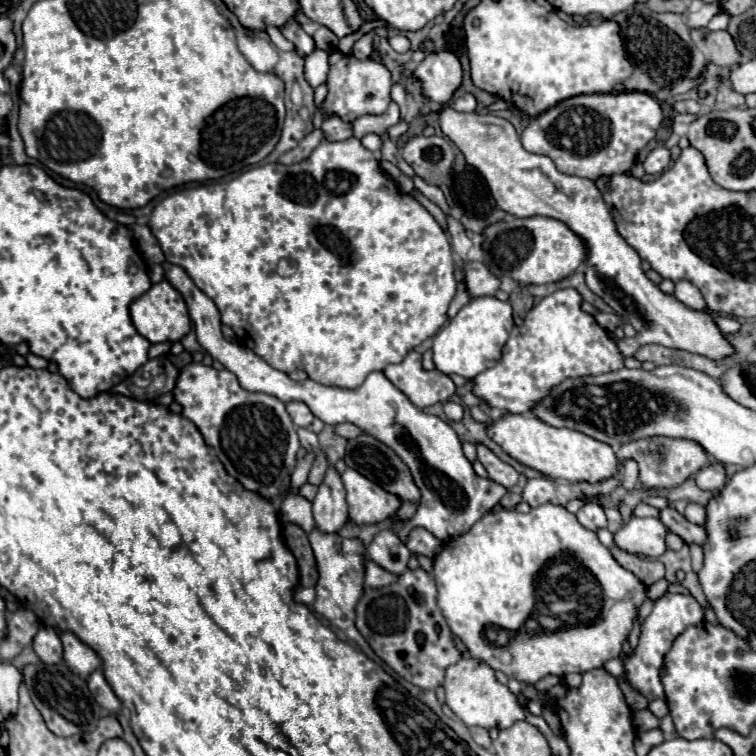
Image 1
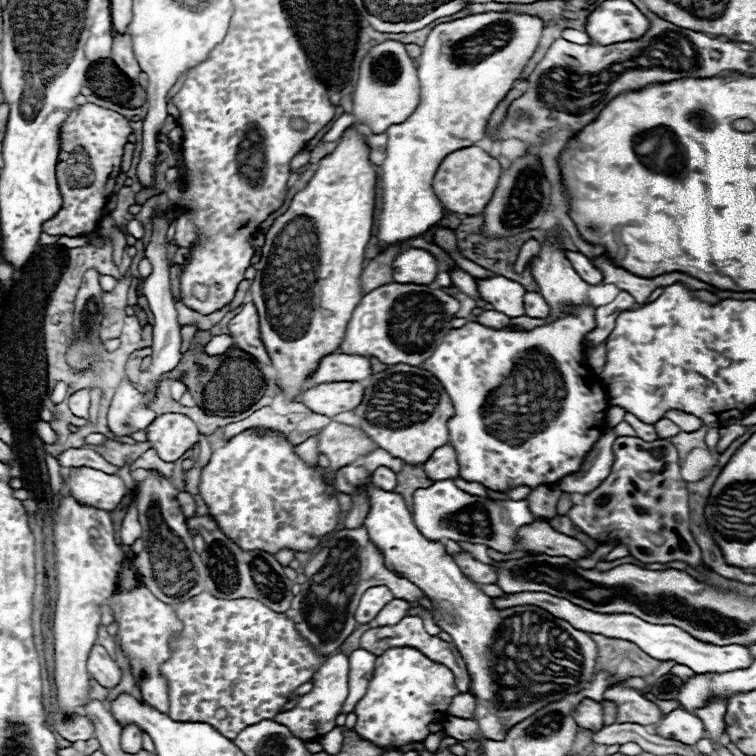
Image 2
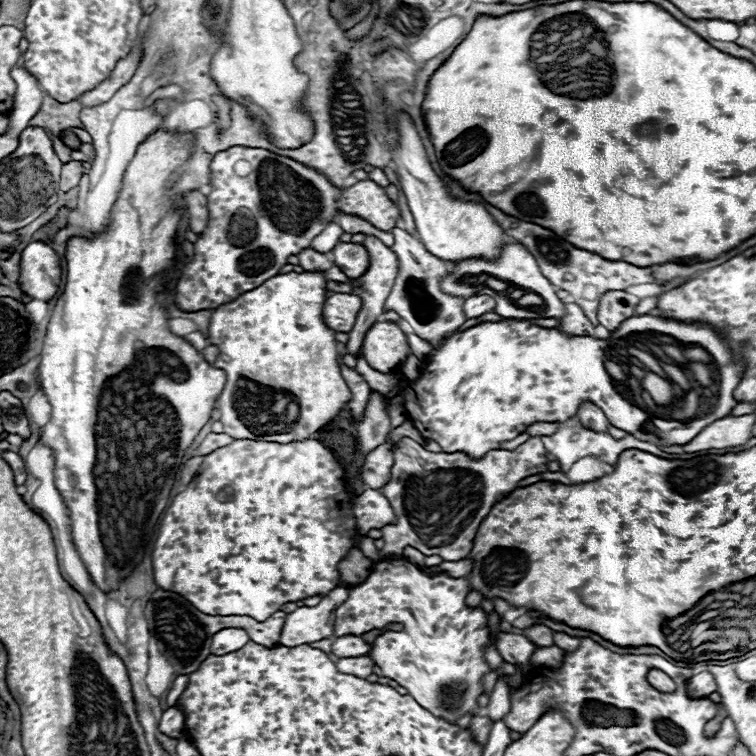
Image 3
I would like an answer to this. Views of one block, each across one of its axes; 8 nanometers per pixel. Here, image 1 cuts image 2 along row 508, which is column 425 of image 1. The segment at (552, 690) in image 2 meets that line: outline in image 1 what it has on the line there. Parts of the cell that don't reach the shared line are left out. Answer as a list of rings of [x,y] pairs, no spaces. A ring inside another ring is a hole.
[[[410,352],[402,362],[384,368],[384,374],[400,388],[412,404],[428,408],[446,402],[456,394],[456,384],[440,370],[424,370],[418,352]]]

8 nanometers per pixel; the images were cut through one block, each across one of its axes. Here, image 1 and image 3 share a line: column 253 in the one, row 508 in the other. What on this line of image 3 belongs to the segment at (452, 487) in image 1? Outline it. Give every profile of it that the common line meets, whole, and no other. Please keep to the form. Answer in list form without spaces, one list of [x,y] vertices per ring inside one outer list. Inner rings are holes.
[[[364,490],[352,500],[352,514],[356,518],[356,532],[366,534],[370,528],[382,528],[396,520],[394,510],[384,494],[378,490]]]

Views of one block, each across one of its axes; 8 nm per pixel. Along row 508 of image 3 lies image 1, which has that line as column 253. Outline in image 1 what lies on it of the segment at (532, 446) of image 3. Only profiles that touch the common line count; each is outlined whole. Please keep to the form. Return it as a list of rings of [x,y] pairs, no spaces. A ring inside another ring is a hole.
[[[196,362],[184,368],[184,376],[180,376],[180,384],[176,384],[172,394],[182,406],[182,416],[198,426],[206,444],[214,448],[228,474],[244,488],[260,492],[270,500],[280,494],[284,480],[294,470],[300,450],[296,426],[280,400],[248,392],[238,384],[232,372]]]

